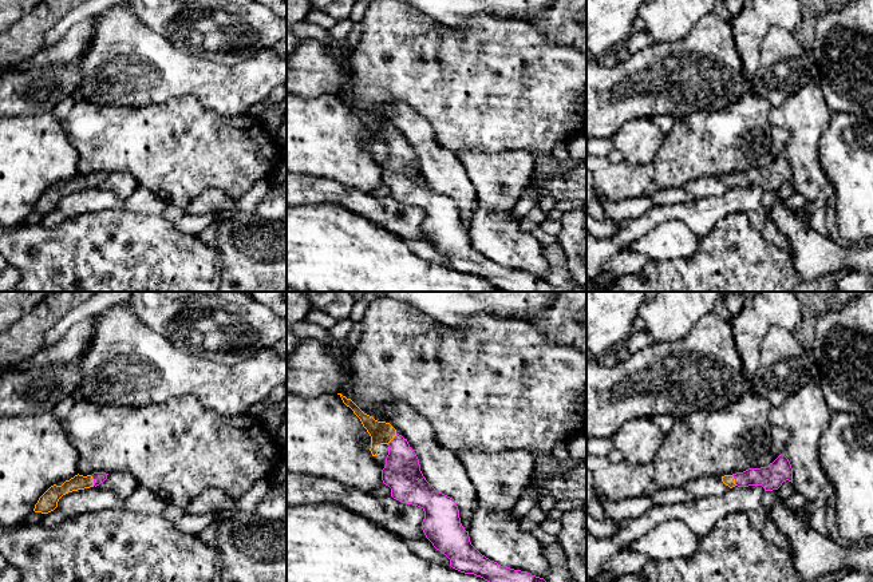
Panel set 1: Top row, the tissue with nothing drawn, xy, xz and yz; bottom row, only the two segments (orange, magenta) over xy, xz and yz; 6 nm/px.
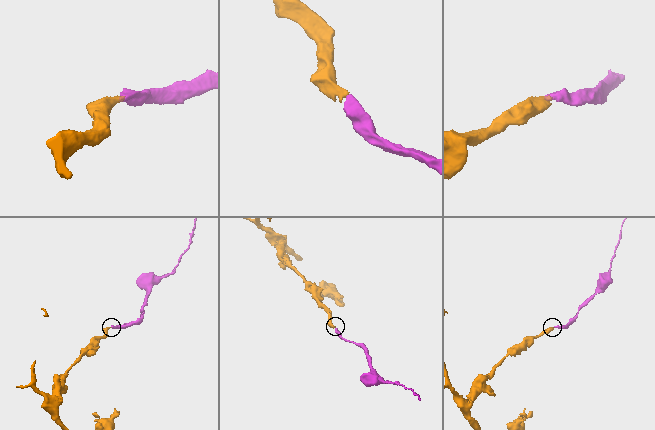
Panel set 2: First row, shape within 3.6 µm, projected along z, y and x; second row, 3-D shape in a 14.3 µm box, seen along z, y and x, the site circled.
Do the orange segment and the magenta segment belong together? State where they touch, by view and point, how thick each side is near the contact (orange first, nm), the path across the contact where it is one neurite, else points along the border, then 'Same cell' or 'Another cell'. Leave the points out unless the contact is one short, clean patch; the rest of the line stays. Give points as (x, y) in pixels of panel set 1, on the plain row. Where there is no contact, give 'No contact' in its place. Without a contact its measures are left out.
Touches orange at xz (392, 138). Thickness 140 nm (orange) against 220 nm. Path across: xz (380, 133), (392, 138), (399, 150), (402, 170). Same cell

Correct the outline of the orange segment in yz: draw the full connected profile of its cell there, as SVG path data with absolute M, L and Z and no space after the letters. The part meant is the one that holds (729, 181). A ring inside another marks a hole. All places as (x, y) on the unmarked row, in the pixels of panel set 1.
M783 154L767 167L748 169L743 173L722 177L722 182L730 189L762 186L765 191L778 190L786 181L793 183L793 169Z

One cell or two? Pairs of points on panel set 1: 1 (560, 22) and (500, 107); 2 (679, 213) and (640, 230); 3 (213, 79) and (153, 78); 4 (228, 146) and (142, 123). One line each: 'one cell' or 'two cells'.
1: two cells
2: one cell
3: one cell
4: one cell

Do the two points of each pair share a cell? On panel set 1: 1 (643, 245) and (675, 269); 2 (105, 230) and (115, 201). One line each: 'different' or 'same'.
1: different
2: different

